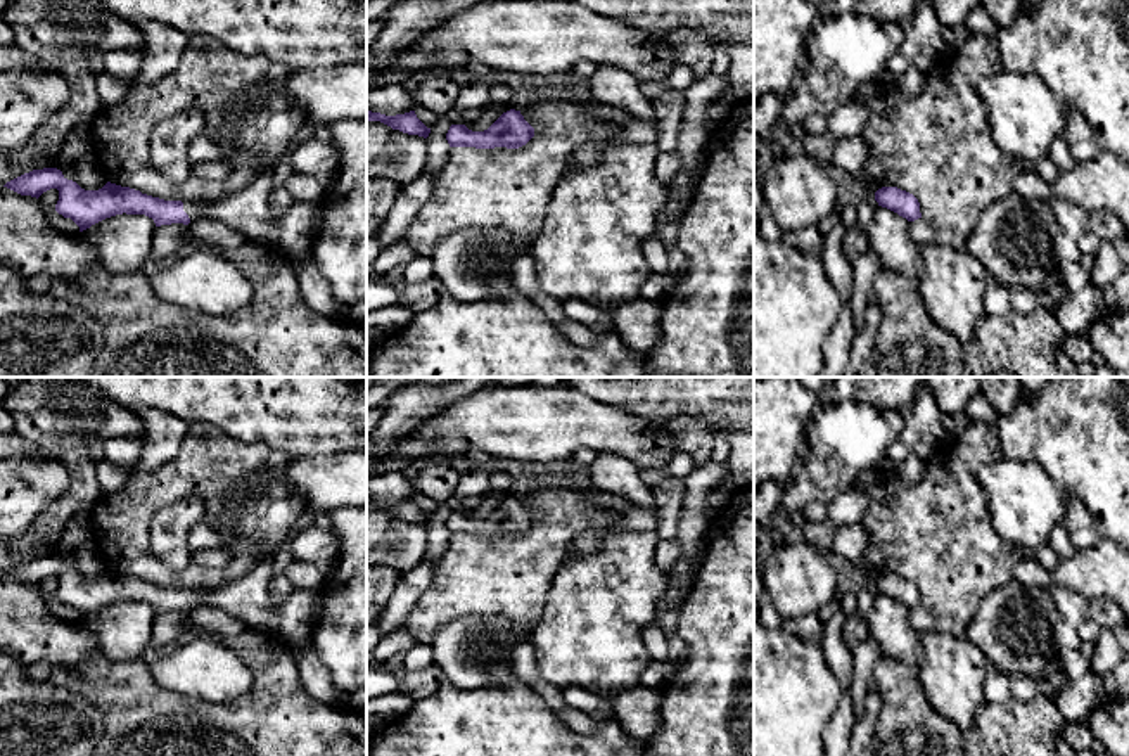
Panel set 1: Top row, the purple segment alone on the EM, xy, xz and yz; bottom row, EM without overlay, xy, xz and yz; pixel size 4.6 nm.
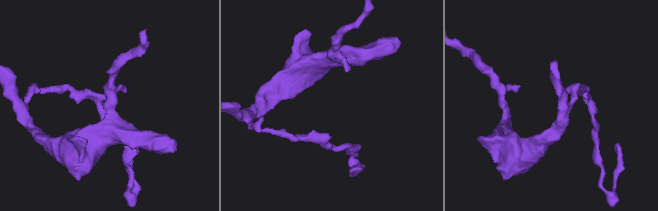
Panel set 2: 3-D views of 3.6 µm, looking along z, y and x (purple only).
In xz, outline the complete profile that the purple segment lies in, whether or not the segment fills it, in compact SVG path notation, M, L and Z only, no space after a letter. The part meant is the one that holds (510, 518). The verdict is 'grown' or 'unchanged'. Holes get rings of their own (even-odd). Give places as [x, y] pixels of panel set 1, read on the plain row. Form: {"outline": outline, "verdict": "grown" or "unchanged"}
{"outline": "M520 498L503 500L488 517L472 519L465 512L451 512L446 528L450 535L475 536L519 536L534 524L534 516L524 507Z", "verdict": "unchanged"}

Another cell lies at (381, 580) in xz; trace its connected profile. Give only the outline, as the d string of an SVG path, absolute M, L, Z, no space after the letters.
M384 564L367 566L367 625L375 623L387 604L399 573Z

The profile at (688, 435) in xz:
M674 415L666 419L667 436L679 453L697 460L709 460L714 450L714 432L692 415Z

